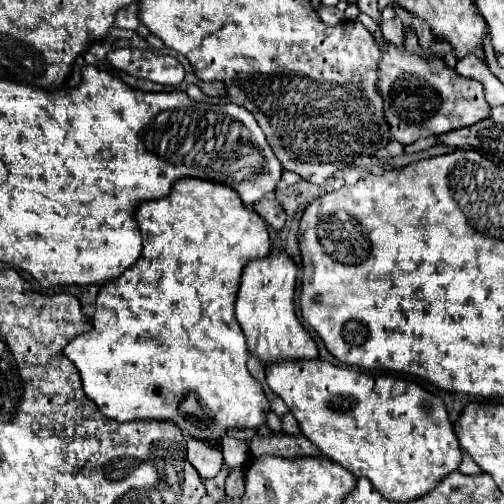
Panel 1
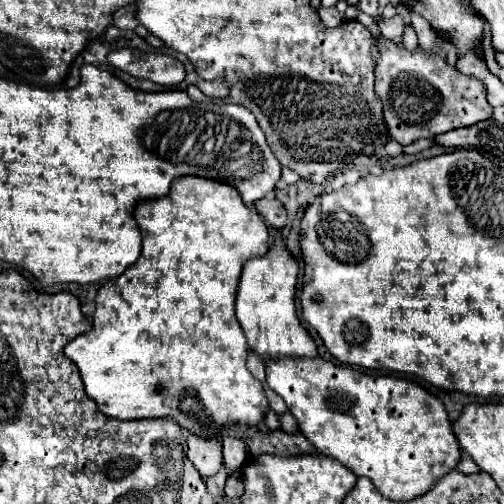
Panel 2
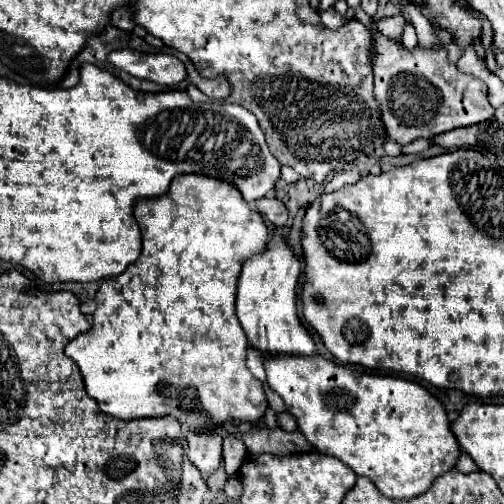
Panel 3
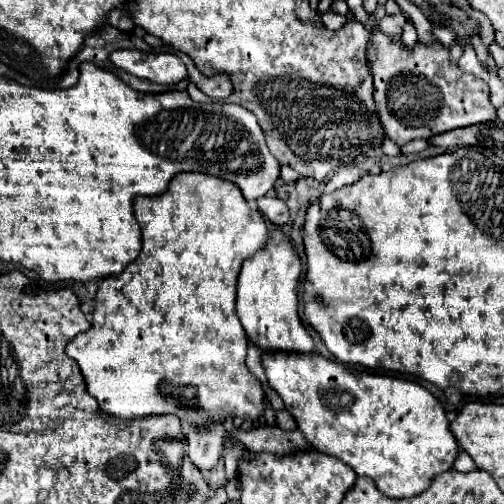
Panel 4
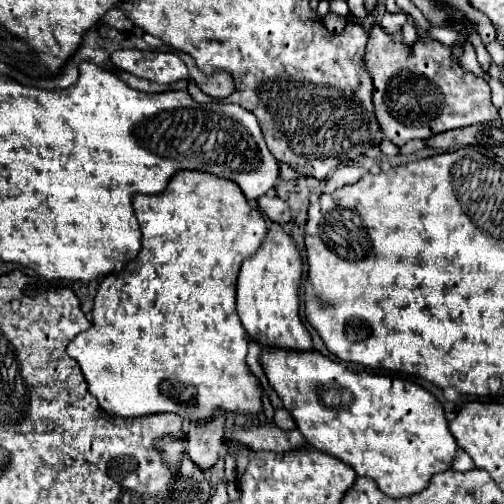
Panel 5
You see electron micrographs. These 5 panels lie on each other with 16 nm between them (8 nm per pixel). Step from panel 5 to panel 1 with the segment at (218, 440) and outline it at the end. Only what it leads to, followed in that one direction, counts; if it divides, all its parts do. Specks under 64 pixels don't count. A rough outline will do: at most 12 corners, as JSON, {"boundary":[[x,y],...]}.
{"boundary":[[188,438],[186,460],[202,480],[220,472],[220,448]]}

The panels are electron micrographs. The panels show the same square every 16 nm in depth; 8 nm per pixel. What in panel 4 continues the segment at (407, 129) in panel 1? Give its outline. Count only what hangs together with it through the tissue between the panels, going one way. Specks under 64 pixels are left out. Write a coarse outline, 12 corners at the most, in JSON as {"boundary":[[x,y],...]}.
{"boundary":[[374,30],[368,60],[400,146],[490,122],[486,82],[440,44]]}

